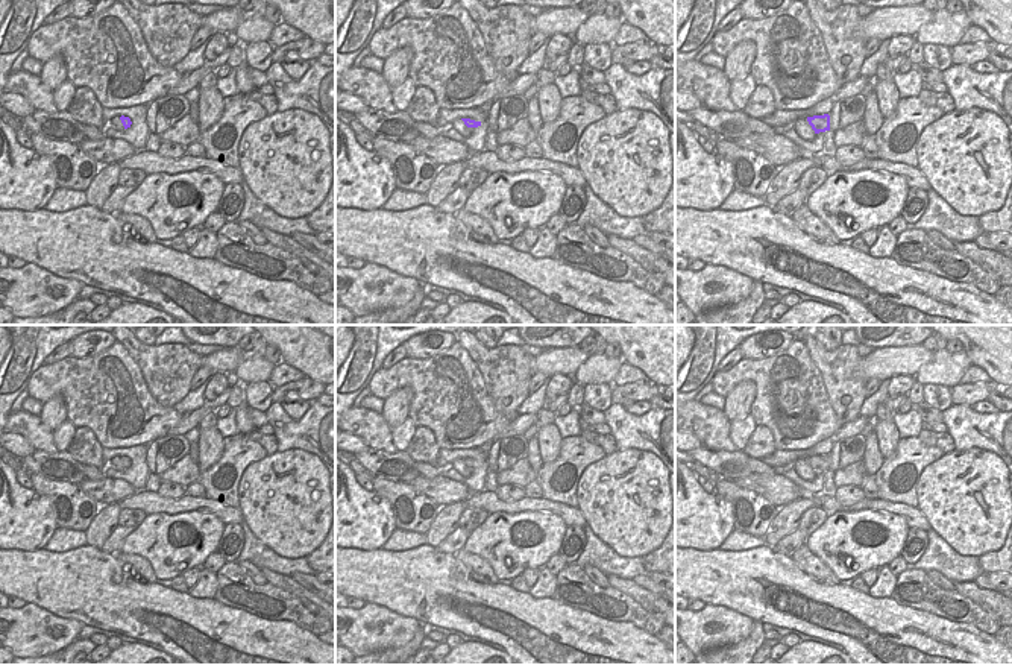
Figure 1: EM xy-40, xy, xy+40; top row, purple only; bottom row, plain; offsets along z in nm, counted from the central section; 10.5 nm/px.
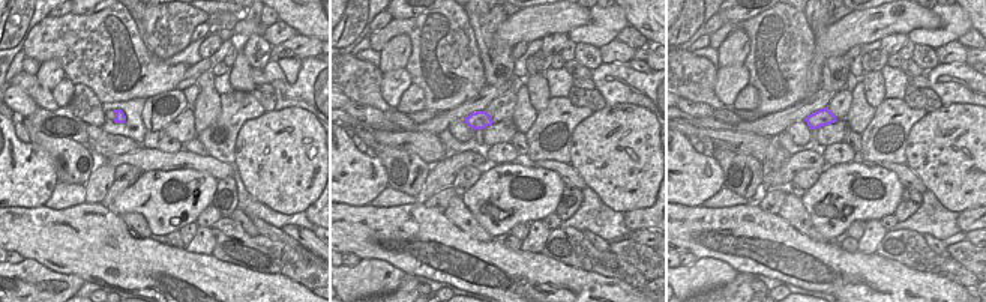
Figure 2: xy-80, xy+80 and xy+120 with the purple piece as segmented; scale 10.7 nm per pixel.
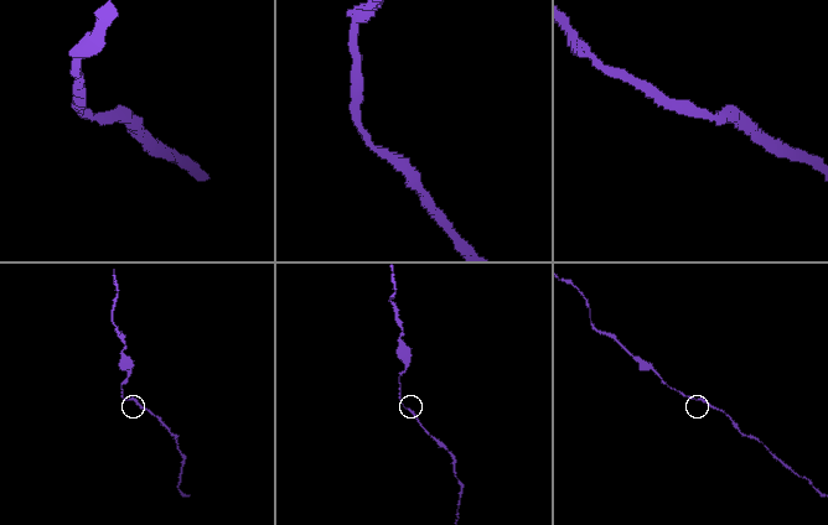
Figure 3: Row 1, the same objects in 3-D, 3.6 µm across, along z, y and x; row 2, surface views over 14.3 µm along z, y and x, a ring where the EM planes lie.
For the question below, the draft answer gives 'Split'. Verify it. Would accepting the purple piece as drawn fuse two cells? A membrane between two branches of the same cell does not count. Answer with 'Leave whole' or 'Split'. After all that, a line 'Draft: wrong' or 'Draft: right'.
Leave whole.
Draft: wrong

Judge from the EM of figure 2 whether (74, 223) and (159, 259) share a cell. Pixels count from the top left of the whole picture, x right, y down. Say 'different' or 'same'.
same

